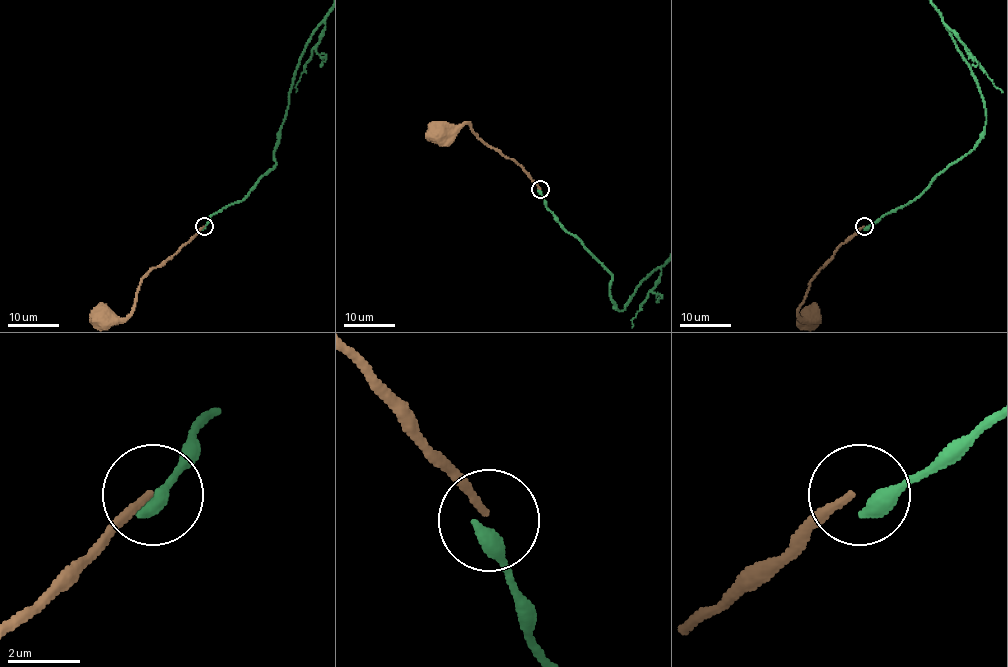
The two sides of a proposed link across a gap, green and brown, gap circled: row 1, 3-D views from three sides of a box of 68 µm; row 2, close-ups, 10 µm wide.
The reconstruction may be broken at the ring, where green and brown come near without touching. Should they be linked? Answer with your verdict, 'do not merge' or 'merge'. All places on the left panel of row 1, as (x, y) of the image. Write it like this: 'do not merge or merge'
do not merge

